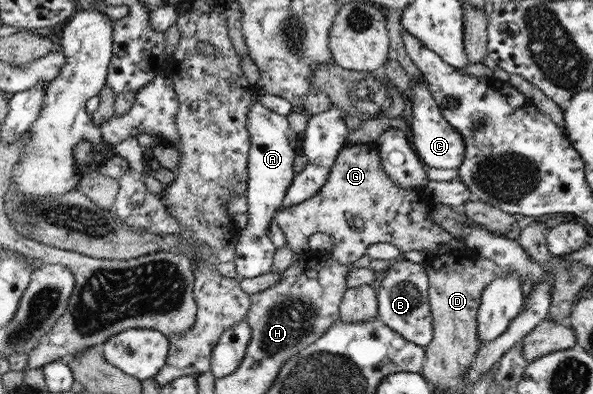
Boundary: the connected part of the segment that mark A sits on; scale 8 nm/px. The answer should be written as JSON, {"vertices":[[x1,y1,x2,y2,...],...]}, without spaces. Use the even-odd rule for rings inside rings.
{"vertices":[[254,101,250,110,249,130,251,141,249,157,249,180,246,197,248,201,248,222,238,236,235,265,240,278,250,278,271,271,275,244,269,238,269,223,272,215,282,206,283,198,288,192,294,178,293,160,301,152,303,135,289,127,288,120,266,109,259,101]]}

